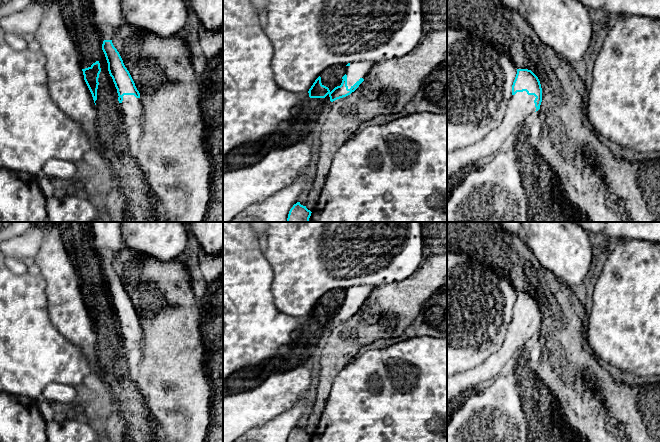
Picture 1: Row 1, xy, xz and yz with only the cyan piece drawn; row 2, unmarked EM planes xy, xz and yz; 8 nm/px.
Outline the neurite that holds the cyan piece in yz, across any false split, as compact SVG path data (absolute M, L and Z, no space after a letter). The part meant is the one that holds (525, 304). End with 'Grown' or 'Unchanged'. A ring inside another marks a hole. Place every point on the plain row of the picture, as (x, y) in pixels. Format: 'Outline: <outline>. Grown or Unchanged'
Outline: M517 293L512 320L500 349L481 365L447 376L447 403L471 393L480 383L493 379L523 345L540 333L542 312L538 301L528 293Z. Grown

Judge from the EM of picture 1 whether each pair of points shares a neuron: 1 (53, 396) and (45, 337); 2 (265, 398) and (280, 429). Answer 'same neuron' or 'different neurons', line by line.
1: different neurons
2: different neurons

